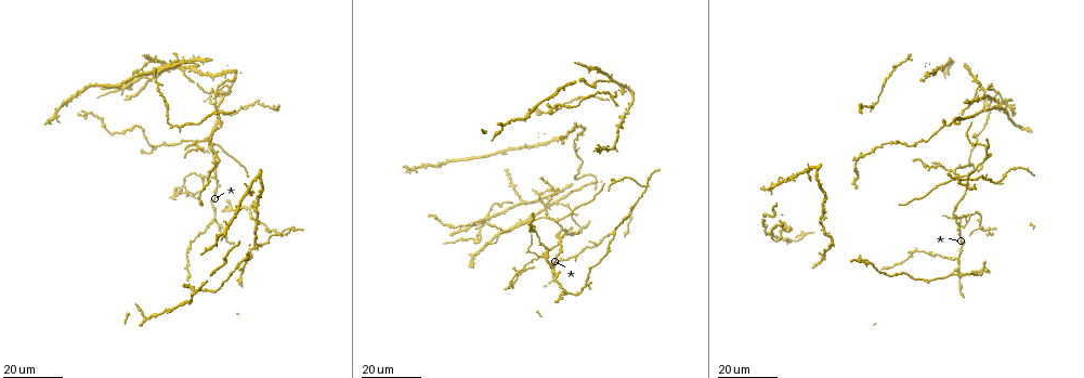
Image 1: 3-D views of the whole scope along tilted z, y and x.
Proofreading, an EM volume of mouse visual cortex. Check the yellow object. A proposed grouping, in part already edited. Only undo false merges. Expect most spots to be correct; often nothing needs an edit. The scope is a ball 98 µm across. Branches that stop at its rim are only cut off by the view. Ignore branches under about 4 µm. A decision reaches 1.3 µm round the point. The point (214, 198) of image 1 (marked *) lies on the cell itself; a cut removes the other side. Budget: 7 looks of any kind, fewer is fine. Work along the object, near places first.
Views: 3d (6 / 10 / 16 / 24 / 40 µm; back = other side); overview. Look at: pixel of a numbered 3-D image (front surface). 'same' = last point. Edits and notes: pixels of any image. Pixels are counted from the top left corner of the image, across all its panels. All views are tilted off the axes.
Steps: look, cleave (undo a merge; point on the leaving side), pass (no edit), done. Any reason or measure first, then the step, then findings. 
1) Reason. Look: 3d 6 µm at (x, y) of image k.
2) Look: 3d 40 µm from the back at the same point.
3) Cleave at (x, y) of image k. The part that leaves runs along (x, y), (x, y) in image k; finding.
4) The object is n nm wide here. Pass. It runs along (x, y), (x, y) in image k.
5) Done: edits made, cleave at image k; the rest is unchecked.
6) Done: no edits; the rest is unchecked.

Thin neck. Look: 3d 24 µm at (184, 193) of image 1.

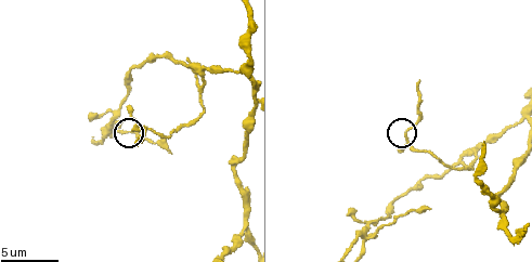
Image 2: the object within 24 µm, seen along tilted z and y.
Zoom in. Look: 3d 6 µm at (405, 136) of image 2.

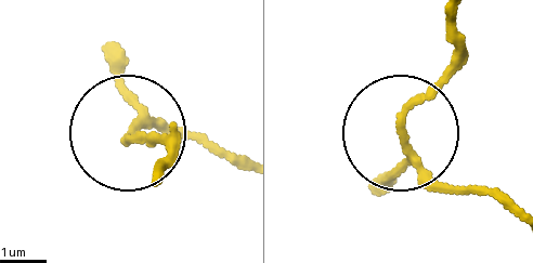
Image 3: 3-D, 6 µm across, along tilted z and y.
The object is 130 nm wide here. Pass. All the same cell.

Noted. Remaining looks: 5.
Four-way junction. Look: 3d 10 µm at (363, 236) of image 2.

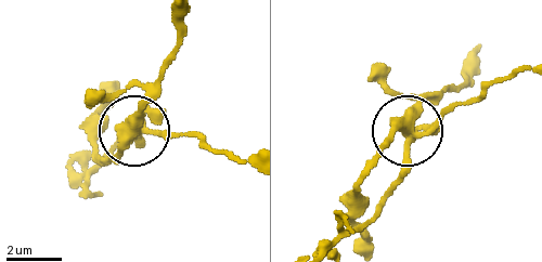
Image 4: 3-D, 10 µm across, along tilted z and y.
Look: 3d 10 µm from the back at (405, 133) of image 4.

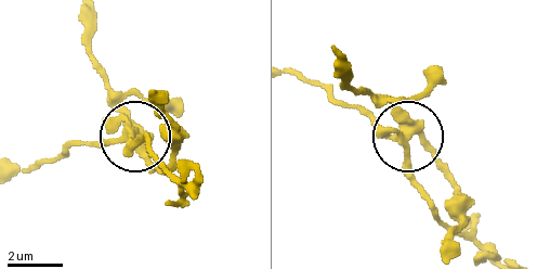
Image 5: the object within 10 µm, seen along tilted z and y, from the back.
The object is 370 nm wide here. Pass. All the same cell.

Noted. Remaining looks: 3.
Three arms meet. Look: 3d 6 µm at (463, 164) of image 2.

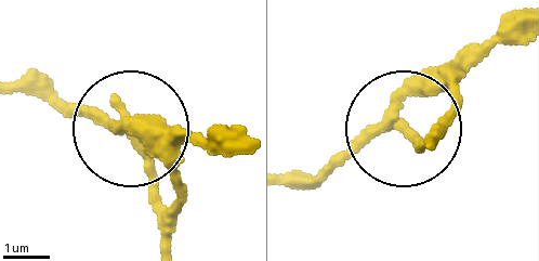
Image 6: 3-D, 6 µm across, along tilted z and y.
Look: 3d 6 µm from the back at (399, 123) of image 6.

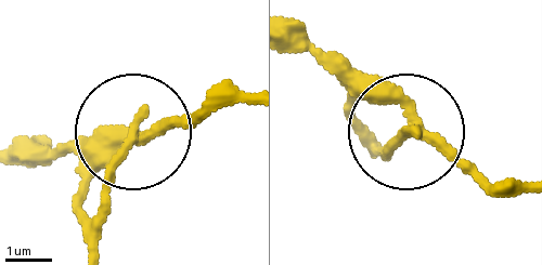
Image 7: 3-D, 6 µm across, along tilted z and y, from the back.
3 arms meet here. Pass. It runs along (295, 23), (381, 85), (410, 130), (440, 135), (497, 184) in image 7; all the same cell.

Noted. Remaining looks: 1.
Done: no edits; the rest is unchecked.

